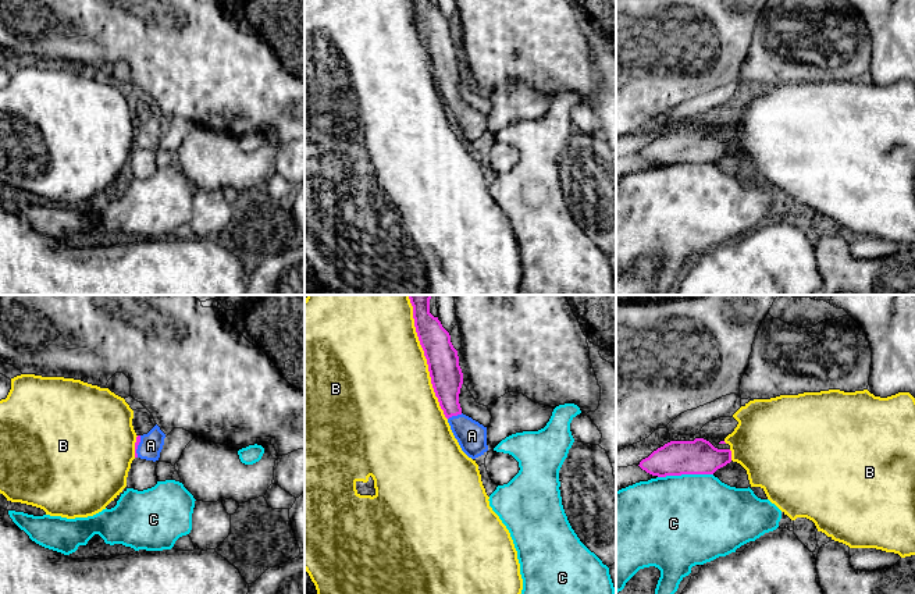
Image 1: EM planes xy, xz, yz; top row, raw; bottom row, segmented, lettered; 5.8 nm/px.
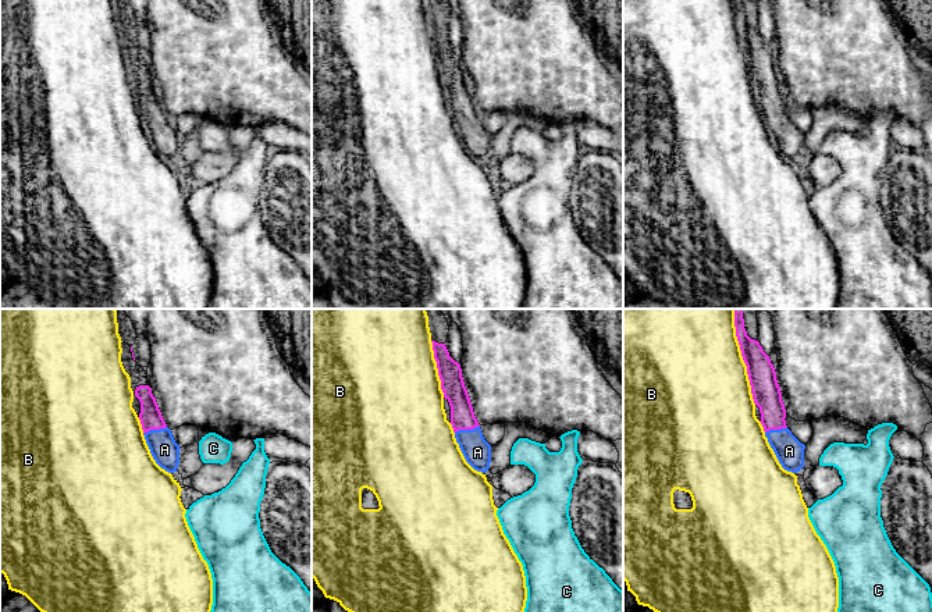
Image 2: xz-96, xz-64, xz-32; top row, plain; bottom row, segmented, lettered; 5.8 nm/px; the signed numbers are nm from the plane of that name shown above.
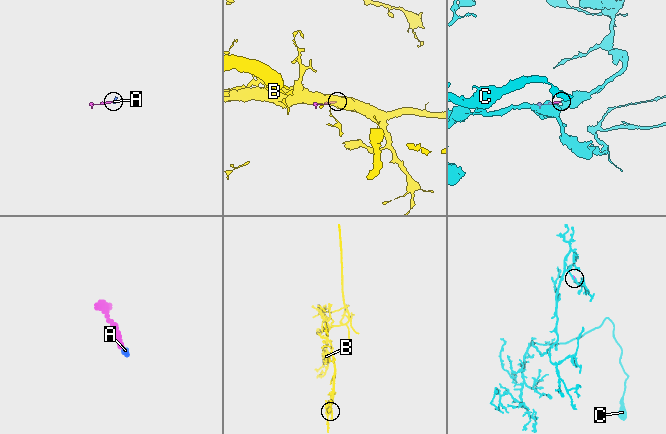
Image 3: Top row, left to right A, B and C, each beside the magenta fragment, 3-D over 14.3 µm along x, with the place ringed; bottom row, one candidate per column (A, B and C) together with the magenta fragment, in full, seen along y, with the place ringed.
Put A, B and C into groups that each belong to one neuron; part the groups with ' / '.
A / B / C

